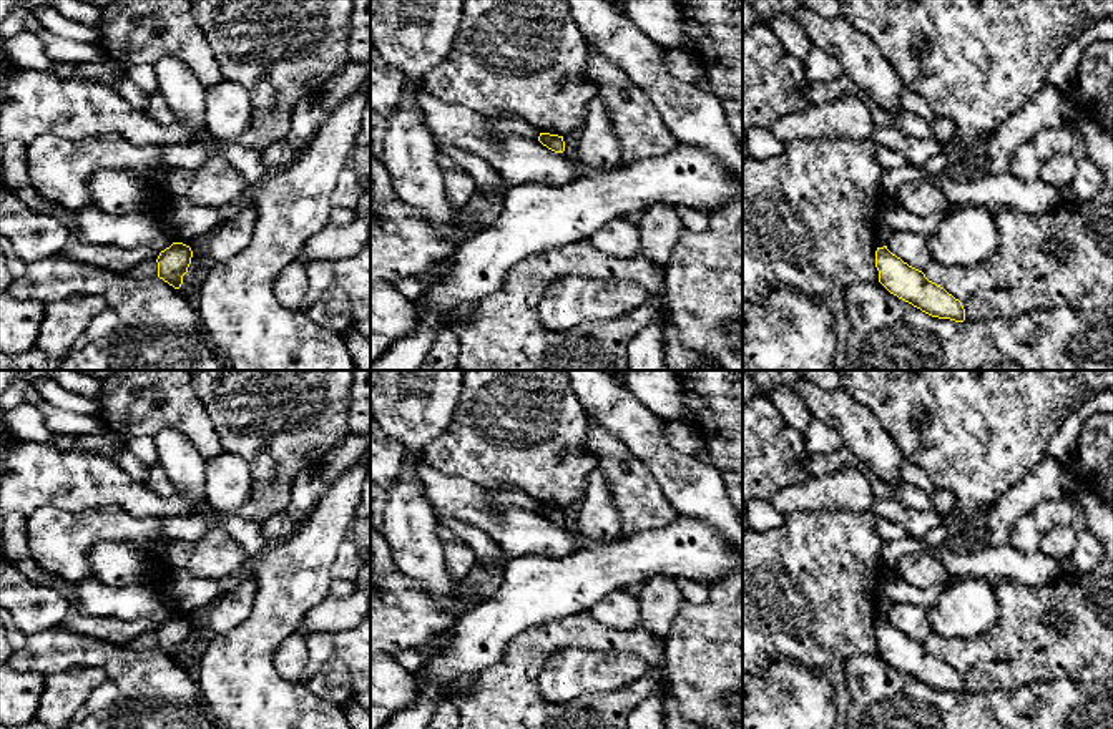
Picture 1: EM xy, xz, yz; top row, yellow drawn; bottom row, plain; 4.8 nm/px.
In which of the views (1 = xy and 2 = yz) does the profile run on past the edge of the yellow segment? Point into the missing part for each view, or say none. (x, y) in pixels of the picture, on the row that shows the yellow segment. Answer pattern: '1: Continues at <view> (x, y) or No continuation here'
1: No continuation here
2: No continuation here

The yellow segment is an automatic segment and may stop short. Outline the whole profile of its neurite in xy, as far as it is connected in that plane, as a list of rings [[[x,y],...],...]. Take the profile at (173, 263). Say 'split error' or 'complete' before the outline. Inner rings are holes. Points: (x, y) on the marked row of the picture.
complete | [[[173,242],[169,247],[159,252],[158,277],[179,289],[183,284],[183,276],[188,272],[191,264],[193,251],[183,242]]]

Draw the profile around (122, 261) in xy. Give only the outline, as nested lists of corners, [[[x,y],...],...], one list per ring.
[[[70,241],[60,256],[125,276],[138,264],[158,259],[159,252],[150,247],[123,249],[110,244]]]

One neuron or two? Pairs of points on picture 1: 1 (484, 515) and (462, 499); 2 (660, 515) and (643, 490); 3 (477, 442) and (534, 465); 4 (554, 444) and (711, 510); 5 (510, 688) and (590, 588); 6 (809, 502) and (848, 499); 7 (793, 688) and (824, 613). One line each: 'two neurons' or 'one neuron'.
1: one neuron
2: one neuron
3: one neuron
4: two neurons
5: two neurons
6: one neuron
7: two neurons

